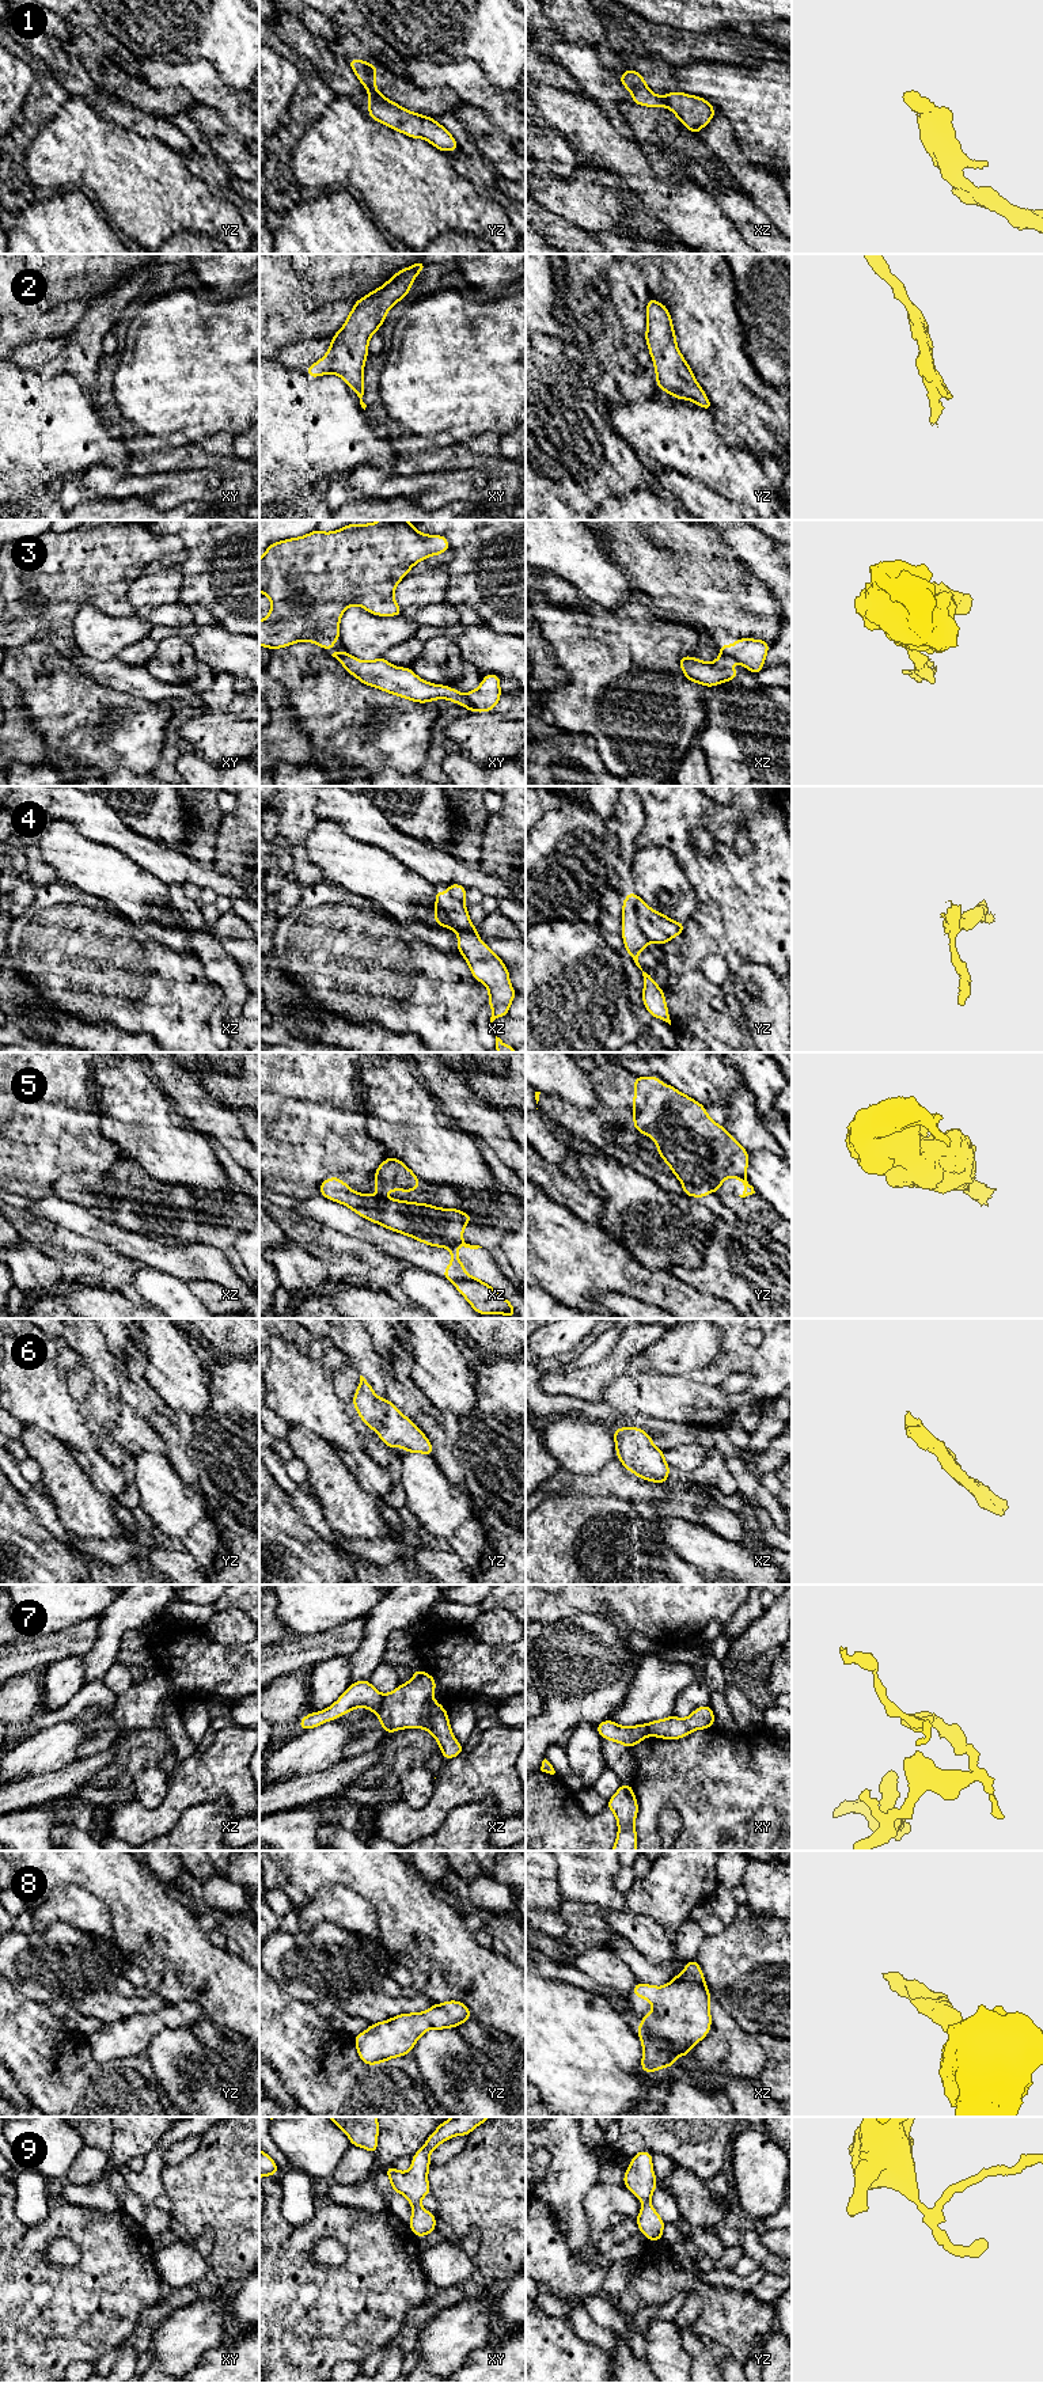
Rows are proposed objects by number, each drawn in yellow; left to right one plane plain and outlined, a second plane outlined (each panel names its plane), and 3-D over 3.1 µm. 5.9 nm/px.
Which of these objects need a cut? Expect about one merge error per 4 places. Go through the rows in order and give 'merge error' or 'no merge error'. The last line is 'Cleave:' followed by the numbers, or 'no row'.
1: merge error
2: no merge error
3: merge error
4: merge error
5: merge error
6: no merge error
7: merge error
8: no merge error
9: no merge error
Cleave: 1, 3, 4, 5, 7

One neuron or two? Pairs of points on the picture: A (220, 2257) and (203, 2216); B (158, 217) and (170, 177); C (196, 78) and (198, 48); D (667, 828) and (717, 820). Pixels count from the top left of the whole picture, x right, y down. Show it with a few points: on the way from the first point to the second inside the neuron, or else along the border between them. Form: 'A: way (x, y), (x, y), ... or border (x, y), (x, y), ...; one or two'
A: way (220, 2246), (220, 2231), (213, 2224); one
B: way (158, 208), (158, 189), (160, 186); one
C: border (165, 60), (171, 63), (207, 60), (222, 80); two
D: way (679, 816), (682, 814), (702, 814), (705, 816); one

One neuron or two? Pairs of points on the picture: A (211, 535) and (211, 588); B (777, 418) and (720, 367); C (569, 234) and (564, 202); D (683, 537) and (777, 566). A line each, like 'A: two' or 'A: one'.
A: one
B: one
C: two
D: two

